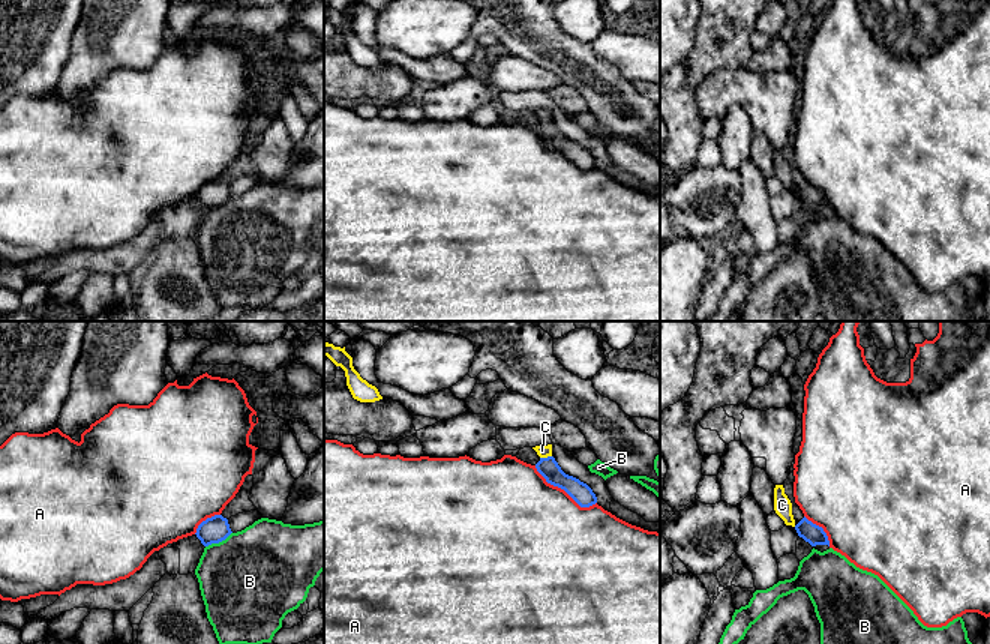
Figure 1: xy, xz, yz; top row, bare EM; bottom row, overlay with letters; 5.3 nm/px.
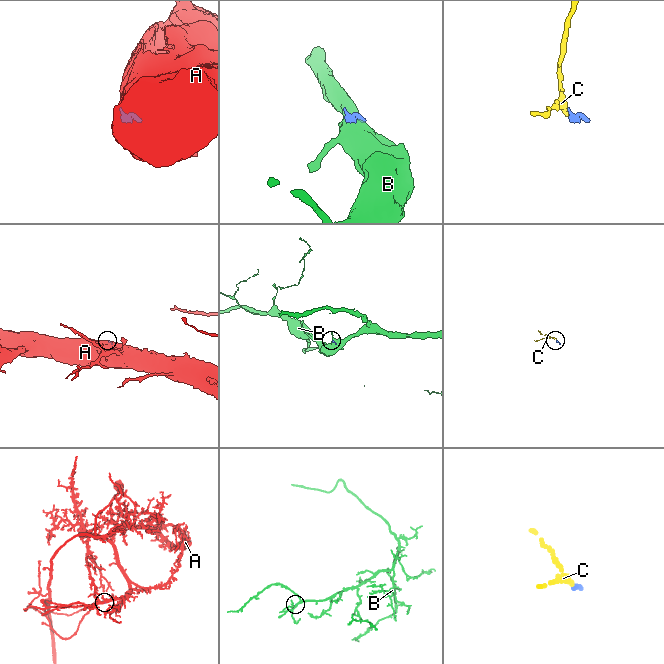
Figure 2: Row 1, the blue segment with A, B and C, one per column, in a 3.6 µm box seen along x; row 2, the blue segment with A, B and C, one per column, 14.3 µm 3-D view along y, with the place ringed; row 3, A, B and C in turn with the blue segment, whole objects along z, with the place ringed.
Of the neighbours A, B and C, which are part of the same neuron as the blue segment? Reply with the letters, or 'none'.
C

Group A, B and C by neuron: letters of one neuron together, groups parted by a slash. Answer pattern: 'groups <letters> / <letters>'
groups A / B / C

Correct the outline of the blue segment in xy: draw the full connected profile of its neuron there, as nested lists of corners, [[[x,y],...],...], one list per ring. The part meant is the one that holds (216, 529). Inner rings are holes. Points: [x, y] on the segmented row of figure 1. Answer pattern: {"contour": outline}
{"contour": [[[214,515],[202,521],[195,534],[204,546],[208,546],[225,540],[231,533],[228,519],[222,515]]]}

